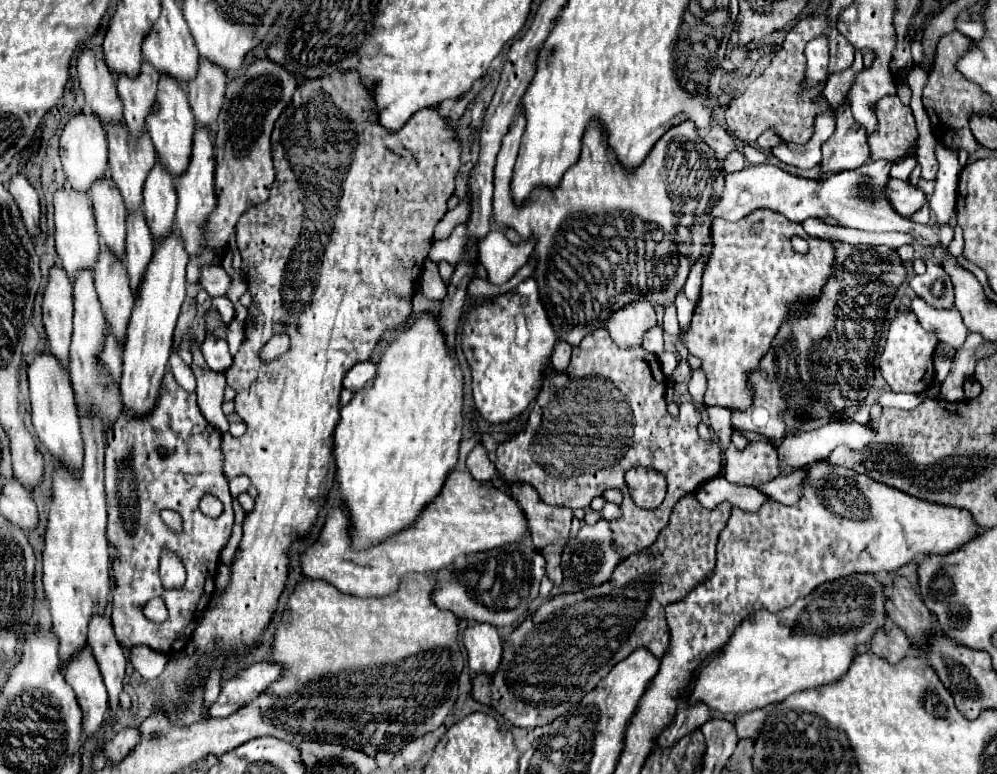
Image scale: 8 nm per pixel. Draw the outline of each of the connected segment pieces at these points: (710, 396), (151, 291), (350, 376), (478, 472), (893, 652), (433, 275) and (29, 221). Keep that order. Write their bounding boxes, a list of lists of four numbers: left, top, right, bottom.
[[684,210,834,410],[120,230,188,416],[344,362,376,392],[466,444,498,482],[870,620,910,664],[420,258,446,300],[8,174,40,236]]

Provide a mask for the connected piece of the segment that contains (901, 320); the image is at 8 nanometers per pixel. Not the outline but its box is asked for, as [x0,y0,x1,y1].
[880,312,938,392]

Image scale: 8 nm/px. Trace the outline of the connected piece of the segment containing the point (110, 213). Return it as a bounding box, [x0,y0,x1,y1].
[90,172,126,258]

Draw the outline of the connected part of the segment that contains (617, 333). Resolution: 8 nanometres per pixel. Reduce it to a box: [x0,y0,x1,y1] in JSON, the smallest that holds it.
[608,300,656,346]

